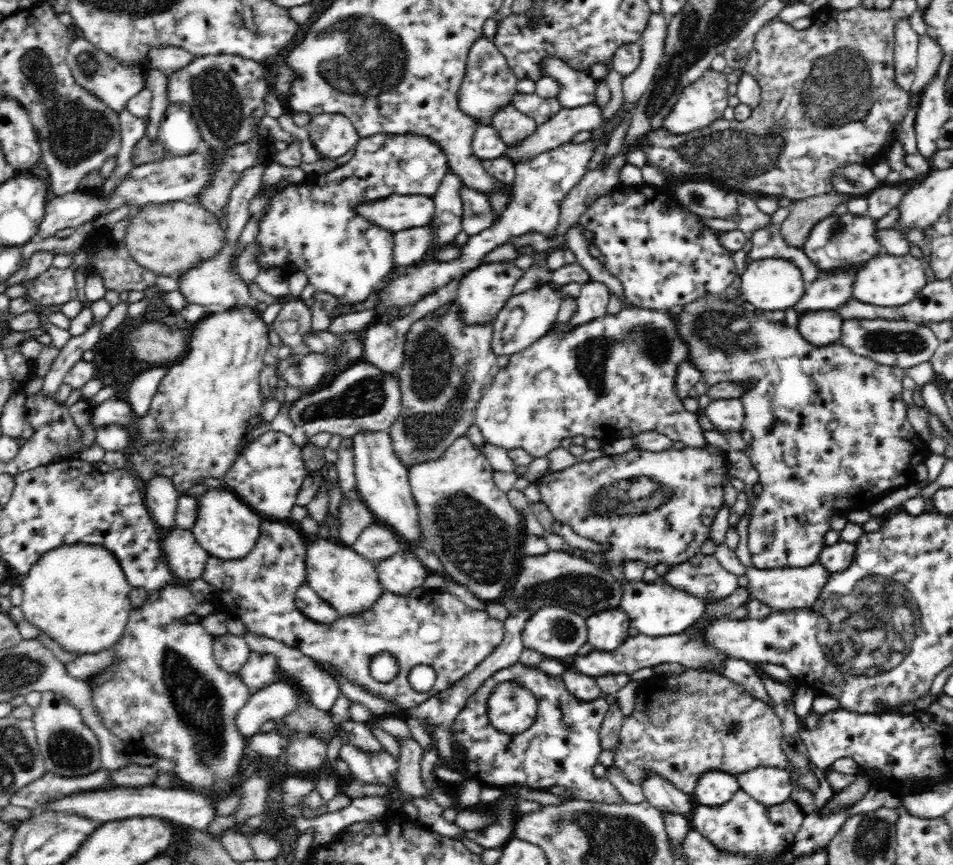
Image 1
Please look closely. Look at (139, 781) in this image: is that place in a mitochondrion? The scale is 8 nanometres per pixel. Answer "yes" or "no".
no

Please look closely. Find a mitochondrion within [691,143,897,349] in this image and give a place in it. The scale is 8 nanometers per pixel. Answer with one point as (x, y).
(837, 231)

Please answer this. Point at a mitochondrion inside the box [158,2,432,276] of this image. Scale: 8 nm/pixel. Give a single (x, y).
(364, 55)

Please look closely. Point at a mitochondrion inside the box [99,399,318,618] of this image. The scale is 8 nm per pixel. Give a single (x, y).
(168, 414)

